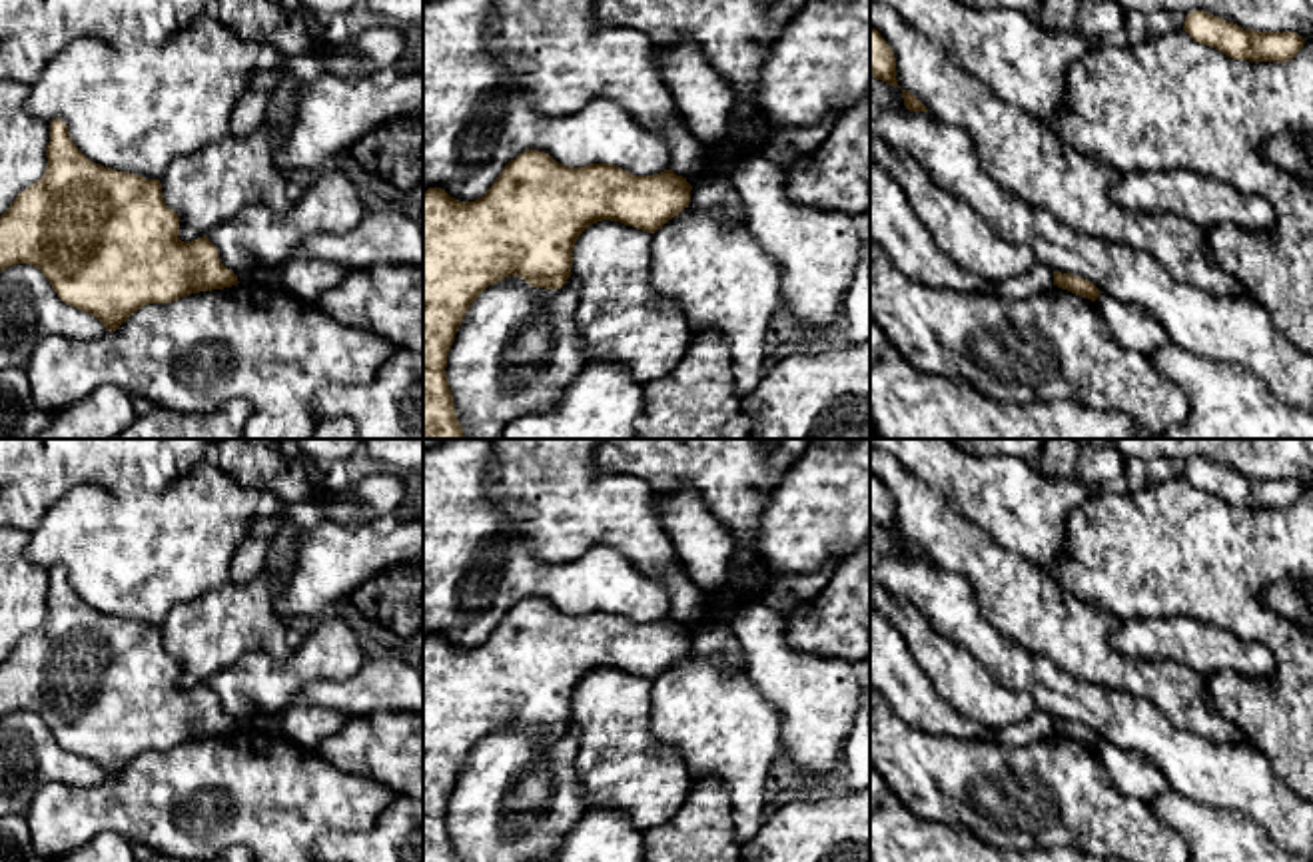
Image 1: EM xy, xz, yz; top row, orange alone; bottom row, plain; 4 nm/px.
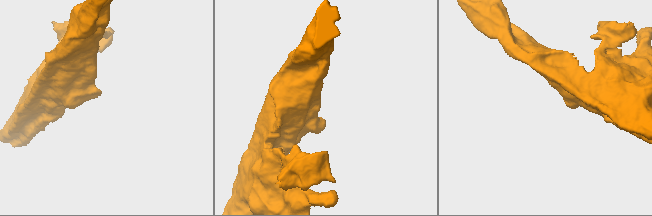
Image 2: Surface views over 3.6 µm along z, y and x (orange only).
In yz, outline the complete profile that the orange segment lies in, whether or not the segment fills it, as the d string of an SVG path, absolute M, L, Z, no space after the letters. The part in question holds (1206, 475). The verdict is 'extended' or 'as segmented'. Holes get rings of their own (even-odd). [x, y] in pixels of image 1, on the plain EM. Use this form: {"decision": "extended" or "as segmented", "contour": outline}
{"decision": "as segmented", "contour": "M1193 457L1185 463L1183 477L1199 491L1211 493L1235 507L1289 509L1305 487L1295 479L1243 477L1219 463Z"}

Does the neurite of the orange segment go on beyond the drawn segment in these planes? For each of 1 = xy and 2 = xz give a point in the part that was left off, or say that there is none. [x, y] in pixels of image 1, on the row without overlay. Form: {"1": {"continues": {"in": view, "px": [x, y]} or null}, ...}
{"1": {"continues": null}, "2": {"continues": null}}

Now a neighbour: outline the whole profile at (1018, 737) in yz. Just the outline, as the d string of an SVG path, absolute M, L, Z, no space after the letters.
M1036 710L1030 720L990 730L984 740L996 742L1014 754L1024 754L1036 740L1054 732L1054 718Z

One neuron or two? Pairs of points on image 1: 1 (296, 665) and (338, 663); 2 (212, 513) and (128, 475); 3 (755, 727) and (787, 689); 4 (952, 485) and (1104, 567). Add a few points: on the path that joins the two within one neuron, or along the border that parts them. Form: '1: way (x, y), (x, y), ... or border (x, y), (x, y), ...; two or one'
1: way (306, 665), (328, 663); one
2: border (200, 461), (158, 493), (116, 495); two
3: border (745, 673), (779, 715), (781, 751); two
4: border (1084, 503), (1068, 517), (1066, 551), (1050, 575); two

